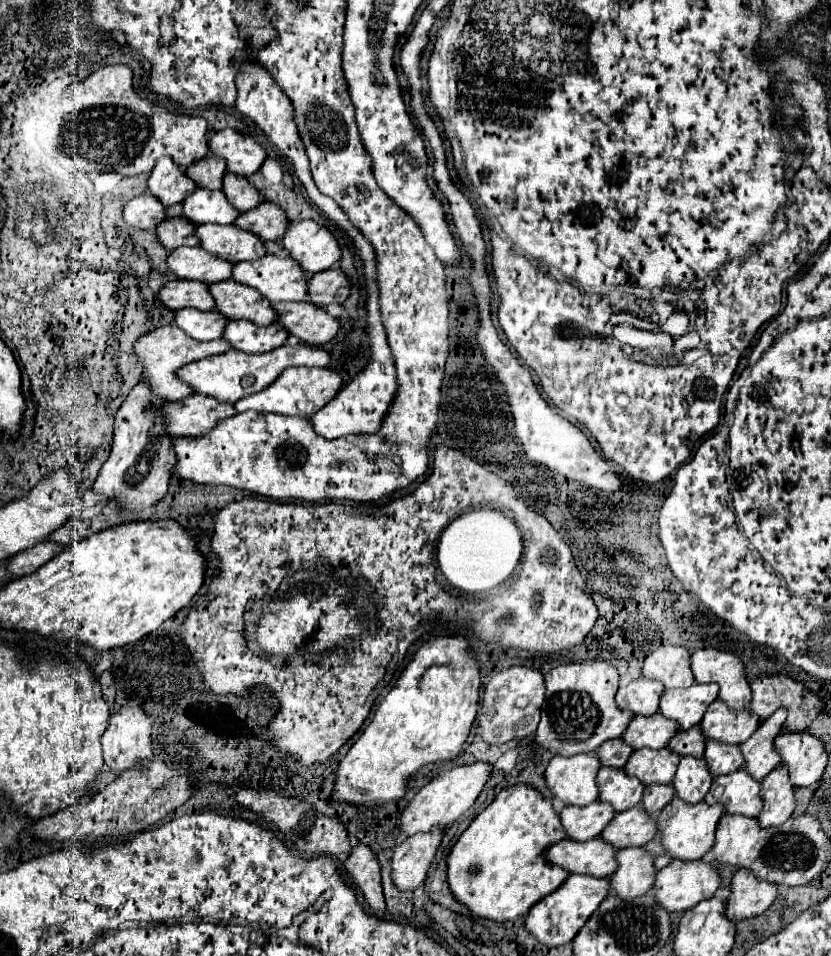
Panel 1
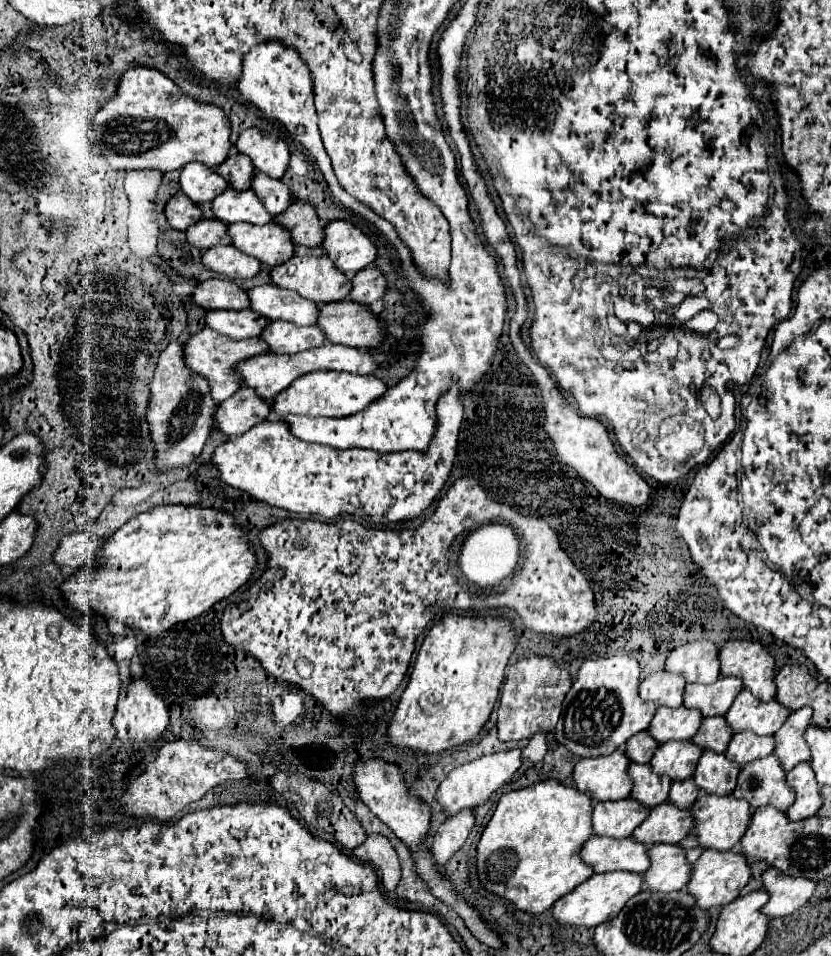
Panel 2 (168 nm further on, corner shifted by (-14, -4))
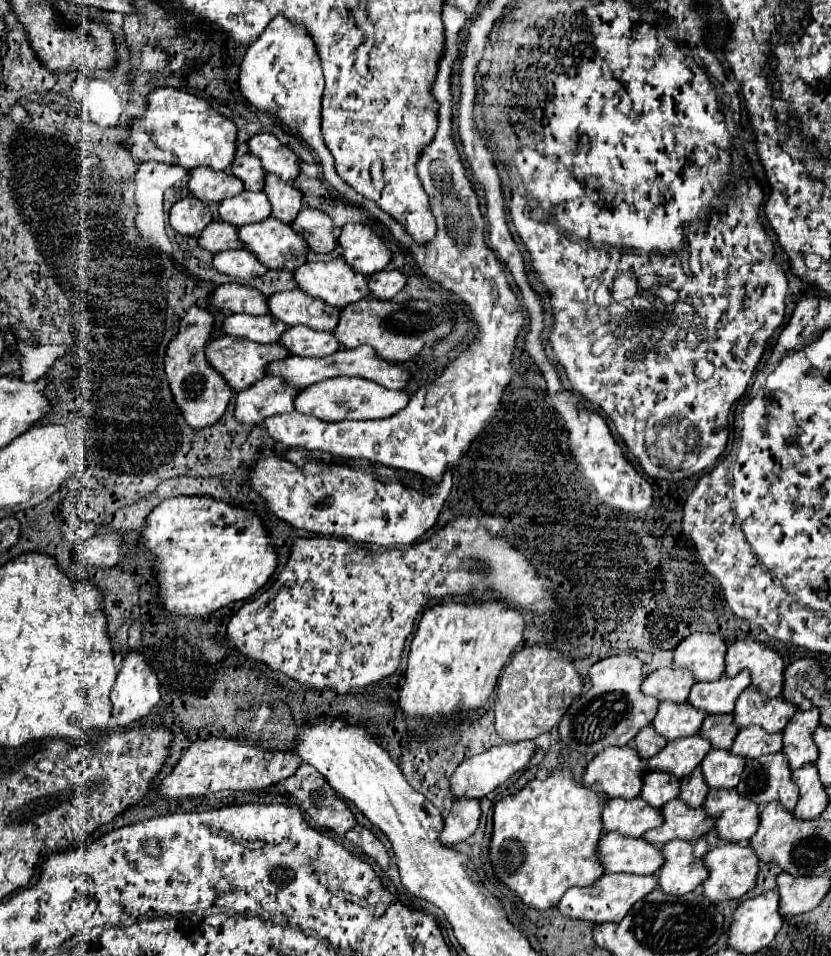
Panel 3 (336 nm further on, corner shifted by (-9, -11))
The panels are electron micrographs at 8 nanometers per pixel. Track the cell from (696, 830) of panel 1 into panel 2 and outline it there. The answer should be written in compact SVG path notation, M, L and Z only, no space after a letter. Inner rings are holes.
M700 794L690 812L696 818L700 846L716 850L734 848L752 818L752 806L746 800L716 794Z

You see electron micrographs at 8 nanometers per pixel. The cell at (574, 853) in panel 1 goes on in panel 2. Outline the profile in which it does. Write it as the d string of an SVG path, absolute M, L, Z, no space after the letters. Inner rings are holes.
M596 834L584 844L582 858L588 862L594 872L614 872L628 870L644 874L650 866L646 846L634 838L598 838Z

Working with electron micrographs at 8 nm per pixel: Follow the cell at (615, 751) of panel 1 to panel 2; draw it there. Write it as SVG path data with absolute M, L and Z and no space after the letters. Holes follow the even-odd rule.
M644 730L642 734L634 734L634 738L630 738L630 742L626 742L626 754L632 762L638 762L638 764L646 764L652 760L656 748L660 744L654 742L654 738L650 736L648 730Z

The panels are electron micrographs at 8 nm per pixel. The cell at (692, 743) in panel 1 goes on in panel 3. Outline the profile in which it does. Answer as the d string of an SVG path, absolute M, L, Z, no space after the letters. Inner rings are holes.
M707 715L699 735L705 737L715 749L731 749L737 731L733 715Z

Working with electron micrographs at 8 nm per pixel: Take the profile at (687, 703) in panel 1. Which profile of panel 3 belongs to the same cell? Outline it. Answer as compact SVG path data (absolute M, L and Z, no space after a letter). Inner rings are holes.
M741 671L737 677L721 677L713 683L695 683L689 693L689 703L709 715L725 715L735 707L737 697L749 687L749 673Z

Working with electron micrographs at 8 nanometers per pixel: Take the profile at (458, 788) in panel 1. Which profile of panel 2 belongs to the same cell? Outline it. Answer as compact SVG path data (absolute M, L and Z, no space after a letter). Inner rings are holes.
M520 748L504 750L504 752L494 752L494 754L486 754L482 758L476 758L472 762L466 762L462 766L454 768L446 776L446 780L440 784L438 794L436 794L436 798L438 798L440 806L444 808L444 812L448 816L454 816L462 808L476 808L476 806L484 804L490 798L490 794L494 790L498 790L500 786L504 786L512 778L512 774L520 768L520 764L522 764L520 754L522 754Z

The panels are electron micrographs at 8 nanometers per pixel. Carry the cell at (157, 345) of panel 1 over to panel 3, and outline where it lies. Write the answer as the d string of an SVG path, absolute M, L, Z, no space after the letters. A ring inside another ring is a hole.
M217 337L217 339L211 339L205 347L205 357L209 361L209 365L213 369L217 369L217 373L227 381L227 385L231 387L231 391L239 393L243 389L249 389L257 379L261 379L265 375L265 367L275 361L275 359L281 359L281 357L287 357L285 349L281 349L281 345L277 343L269 343L269 345L263 345L263 343L255 343L255 341L249 341L249 339L237 339L237 337Z

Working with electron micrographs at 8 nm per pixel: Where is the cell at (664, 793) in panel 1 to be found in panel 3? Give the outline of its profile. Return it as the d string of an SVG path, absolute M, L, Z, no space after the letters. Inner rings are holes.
M697 767L689 777L683 777L681 779L681 793L679 793L679 799L689 805L689 807L701 807L703 801L705 801L705 795L707 795L709 787L705 785L703 777L701 777L701 769Z

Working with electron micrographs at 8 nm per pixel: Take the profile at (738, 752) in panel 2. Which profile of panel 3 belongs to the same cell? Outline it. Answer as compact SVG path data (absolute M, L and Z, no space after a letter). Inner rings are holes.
M745 727L739 729L735 743L731 747L733 755L739 755L743 759L755 759L761 755L779 753L783 747L781 733L765 733L761 727Z

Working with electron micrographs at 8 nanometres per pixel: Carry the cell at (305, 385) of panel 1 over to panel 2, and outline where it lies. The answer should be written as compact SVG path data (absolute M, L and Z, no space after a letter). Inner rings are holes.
M318 371L304 374L294 382L286 392L278 394L272 404L272 412L276 416L300 414L300 416L324 416L324 418L344 418L364 410L370 402L382 396L388 386L376 376L358 376L350 372Z

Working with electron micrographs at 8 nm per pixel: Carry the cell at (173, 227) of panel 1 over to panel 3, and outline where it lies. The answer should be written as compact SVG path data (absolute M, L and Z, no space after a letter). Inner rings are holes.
M223 221L207 225L199 235L199 247L211 253L241 247L241 243L237 241L237 227L231 227L229 223L223 223Z

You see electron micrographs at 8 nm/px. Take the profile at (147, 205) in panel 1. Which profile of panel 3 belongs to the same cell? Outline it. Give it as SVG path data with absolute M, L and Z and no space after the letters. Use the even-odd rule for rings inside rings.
M185 197L171 207L169 223L179 235L197 235L211 223L211 211L205 207L205 203Z

